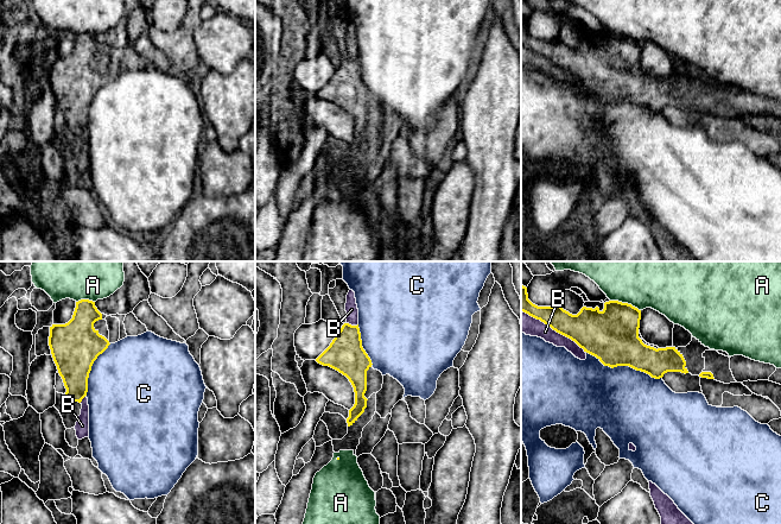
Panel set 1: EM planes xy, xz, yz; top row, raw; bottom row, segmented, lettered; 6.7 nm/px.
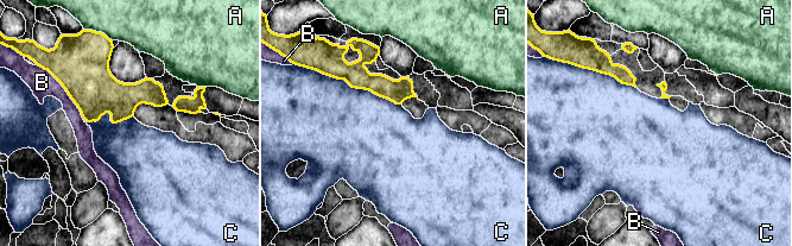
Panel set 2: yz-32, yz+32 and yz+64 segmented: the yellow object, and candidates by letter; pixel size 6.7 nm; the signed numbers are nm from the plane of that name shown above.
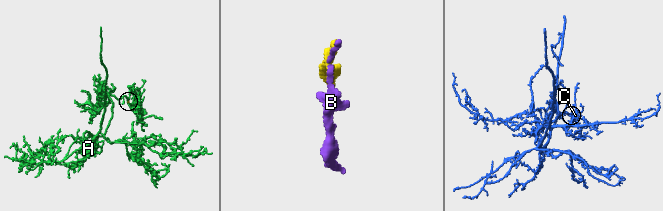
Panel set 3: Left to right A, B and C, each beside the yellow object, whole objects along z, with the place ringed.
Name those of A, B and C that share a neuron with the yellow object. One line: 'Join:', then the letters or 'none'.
Join: none

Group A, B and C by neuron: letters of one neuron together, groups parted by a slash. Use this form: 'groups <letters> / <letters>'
groups A / B / C

